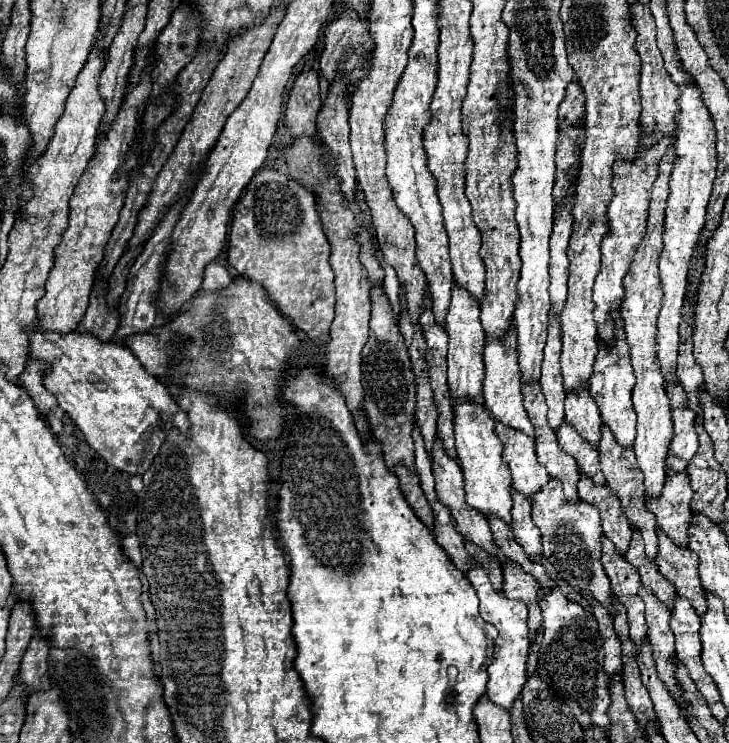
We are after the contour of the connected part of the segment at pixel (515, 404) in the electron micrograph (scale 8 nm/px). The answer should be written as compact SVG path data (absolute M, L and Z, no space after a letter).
M512 327L510 333L502 339L486 337L484 345L484 365L486 365L486 377L484 377L484 405L492 411L494 419L520 429L534 437L534 427L526 415L526 409L522 405L522 393L520 393L520 367L518 367L518 345L516 345L516 329Z

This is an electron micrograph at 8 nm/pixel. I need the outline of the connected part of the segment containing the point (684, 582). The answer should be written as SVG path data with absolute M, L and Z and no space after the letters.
M658 529L658 571L676 587L680 597L686 597L698 615L706 609L704 587L698 577L698 557L688 547L680 547Z

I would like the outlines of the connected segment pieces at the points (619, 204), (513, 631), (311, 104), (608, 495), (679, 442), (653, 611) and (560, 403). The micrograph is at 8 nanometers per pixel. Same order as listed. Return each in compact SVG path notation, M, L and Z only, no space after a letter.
M664 137L660 139L660 143L656 143L654 147L646 149L644 157L636 157L632 163L624 163L624 161L616 161L614 165L614 199L608 205L608 227L610 233L602 239L602 269L596 277L594 283L594 319L598 325L598 333L600 337L610 343L612 341L612 309L618 309L620 299L624 295L624 285L622 279L632 263L632 257L638 249L638 243L644 237L644 229L646 229L646 217L648 217L648 201L650 201L650 187L656 181L656 165L660 163L660 159L664 157L666 149L670 145L670 139Z
M474 563L474 567L466 573L474 589L478 591L480 597L480 615L486 623L492 623L498 629L496 645L494 645L494 655L492 663L488 667L488 687L486 693L492 703L502 705L504 709L512 707L512 701L518 697L522 691L522 685L526 683L526 659L528 659L528 647L530 647L530 637L528 637L528 625L526 625L526 603L522 599L508 599L504 593L496 591L486 575L486 571Z
M314 69L302 71L286 103L286 125L292 137L314 135L316 133L316 115L320 111L320 87L318 73Z
M580 471L578 497L600 509L604 535L616 543L618 551L626 551L632 539L632 527L630 527L630 521L622 513L618 495L606 485L596 485L584 471Z
M686 403L684 407L678 407L672 411L674 437L672 437L666 465L674 471L684 471L698 449L698 435L694 429L694 419L696 419L696 413L688 409Z
M642 585L638 591L640 599L646 603L646 621L648 621L648 641L652 645L652 655L656 661L658 675L662 677L664 685L672 693L672 697L678 701L680 707L686 703L680 699L680 685L676 685L674 671L676 667L672 665L674 657L674 633L670 629L670 609L654 597L654 593Z
M550 319L540 385L544 391L546 403L548 403L548 421L552 423L552 429L558 429L560 423L564 421L564 397L566 397L566 393L564 393L562 377L560 377L560 349L562 349L560 321Z

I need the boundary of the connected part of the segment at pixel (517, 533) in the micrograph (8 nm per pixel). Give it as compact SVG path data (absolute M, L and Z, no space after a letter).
M512 489L512 523L510 523L510 529L514 533L514 539L516 543L520 543L524 547L524 551L534 557L534 555L540 555L542 553L542 545L540 545L540 533L532 521L532 515L530 515L530 501Z

